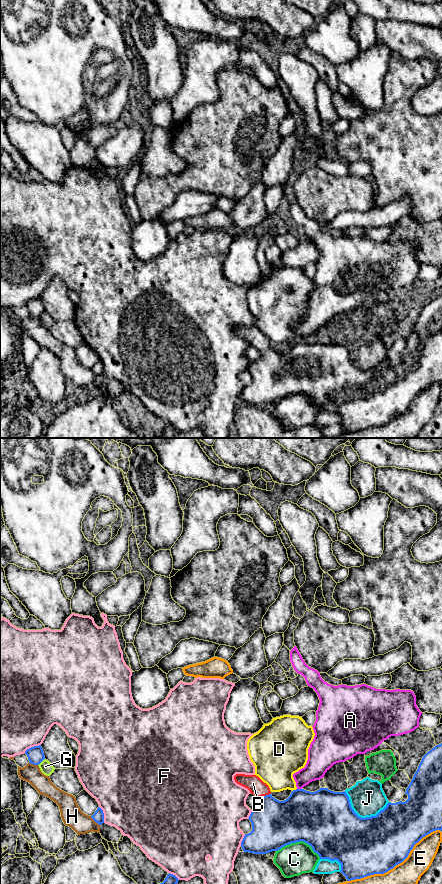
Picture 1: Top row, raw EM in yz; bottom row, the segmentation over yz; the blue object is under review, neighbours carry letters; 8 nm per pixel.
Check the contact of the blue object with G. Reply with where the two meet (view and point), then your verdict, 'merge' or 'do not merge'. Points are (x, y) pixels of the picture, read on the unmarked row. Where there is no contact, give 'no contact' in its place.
meets blue in yz at (41, 313); do not merge

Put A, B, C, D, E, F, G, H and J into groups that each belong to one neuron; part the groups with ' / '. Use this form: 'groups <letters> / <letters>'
groups A / B / C / D / E / F / G / H / J

